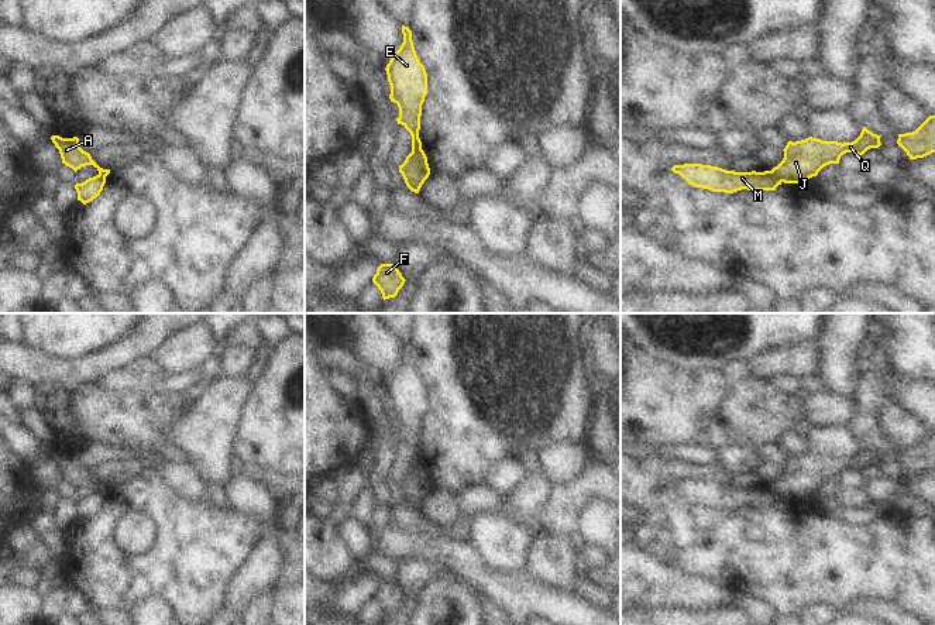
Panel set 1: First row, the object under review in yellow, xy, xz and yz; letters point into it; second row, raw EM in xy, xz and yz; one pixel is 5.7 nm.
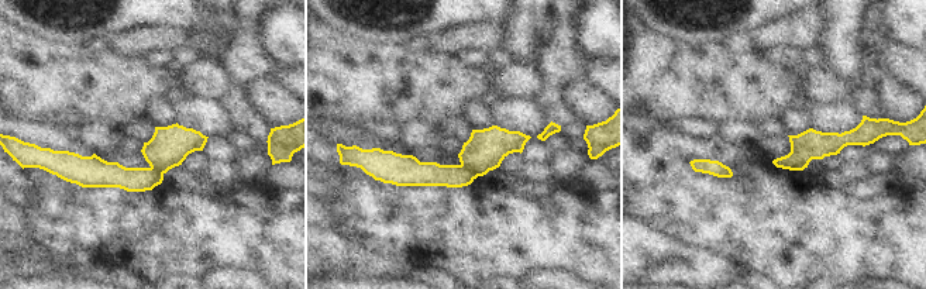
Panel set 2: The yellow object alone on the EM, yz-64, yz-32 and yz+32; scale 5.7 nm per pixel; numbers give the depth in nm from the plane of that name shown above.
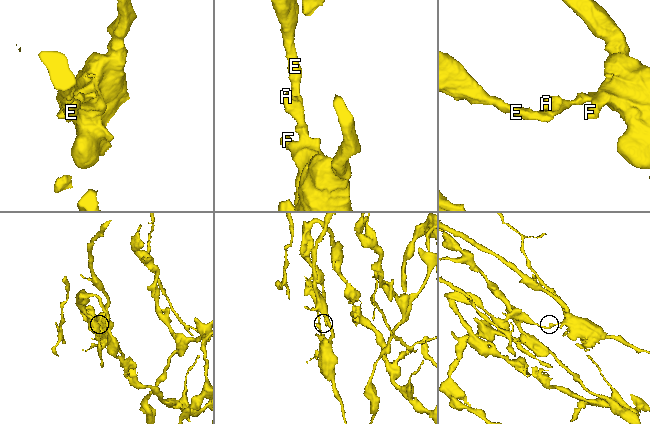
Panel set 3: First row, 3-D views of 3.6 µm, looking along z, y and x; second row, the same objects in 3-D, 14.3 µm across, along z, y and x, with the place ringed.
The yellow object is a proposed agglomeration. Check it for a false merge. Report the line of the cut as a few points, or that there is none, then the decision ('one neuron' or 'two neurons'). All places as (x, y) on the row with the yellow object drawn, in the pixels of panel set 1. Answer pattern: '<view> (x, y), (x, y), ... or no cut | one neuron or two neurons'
yz (769, 171), (781, 181) | two neurons

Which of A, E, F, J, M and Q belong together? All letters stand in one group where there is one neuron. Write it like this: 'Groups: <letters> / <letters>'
Groups: A F J Q / E M

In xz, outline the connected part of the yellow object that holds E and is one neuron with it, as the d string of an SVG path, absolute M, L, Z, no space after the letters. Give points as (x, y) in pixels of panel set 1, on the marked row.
M402 25L403 42L385 71L391 85L391 102L399 107L398 124L412 135L412 152L422 148L419 138L422 104L427 95L427 73L420 63L409 27Z

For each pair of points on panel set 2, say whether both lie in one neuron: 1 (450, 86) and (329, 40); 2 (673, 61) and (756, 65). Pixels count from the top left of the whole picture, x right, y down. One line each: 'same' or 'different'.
1: same
2: same

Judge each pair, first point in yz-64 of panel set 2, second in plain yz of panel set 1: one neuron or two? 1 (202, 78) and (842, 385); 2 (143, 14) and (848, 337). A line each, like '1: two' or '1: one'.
1: two
2: two

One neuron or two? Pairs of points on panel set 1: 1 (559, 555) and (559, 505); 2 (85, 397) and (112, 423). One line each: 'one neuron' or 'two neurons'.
1: two neurons
2: one neuron

